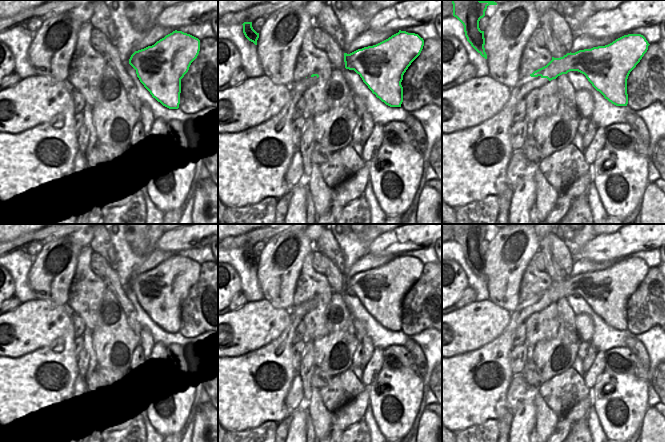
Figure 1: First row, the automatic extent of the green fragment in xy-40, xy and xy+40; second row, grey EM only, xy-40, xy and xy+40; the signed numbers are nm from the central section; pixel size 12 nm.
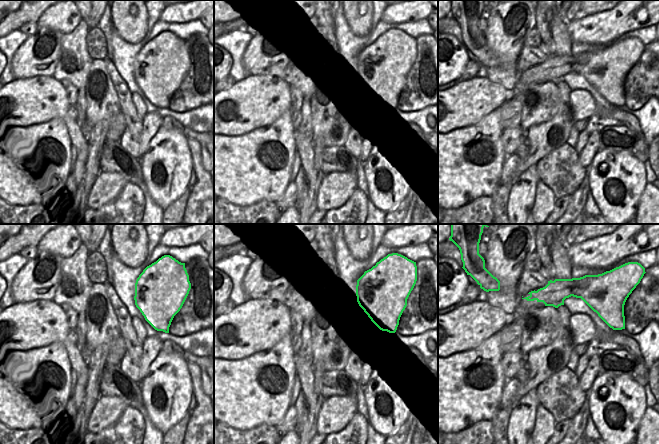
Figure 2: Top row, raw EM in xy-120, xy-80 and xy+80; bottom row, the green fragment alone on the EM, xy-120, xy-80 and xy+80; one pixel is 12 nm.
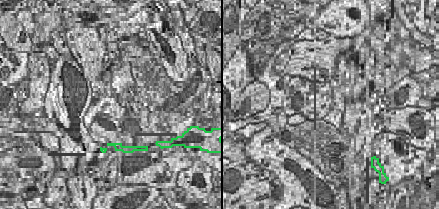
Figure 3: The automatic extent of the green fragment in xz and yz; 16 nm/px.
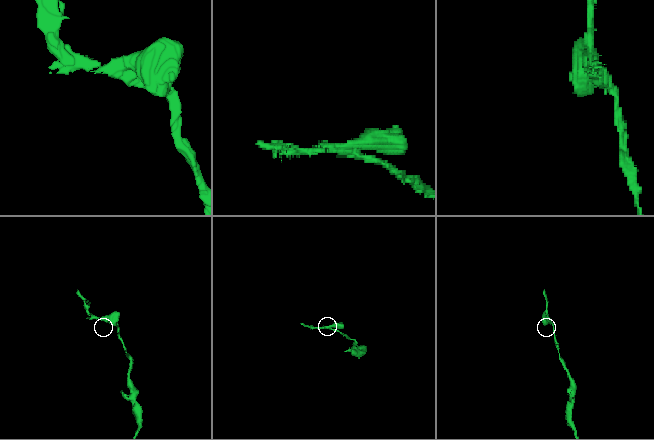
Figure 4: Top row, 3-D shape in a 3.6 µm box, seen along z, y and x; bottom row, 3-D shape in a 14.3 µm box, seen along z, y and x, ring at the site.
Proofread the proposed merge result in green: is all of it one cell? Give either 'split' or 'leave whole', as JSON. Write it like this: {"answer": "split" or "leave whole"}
{"answer": "split"}

